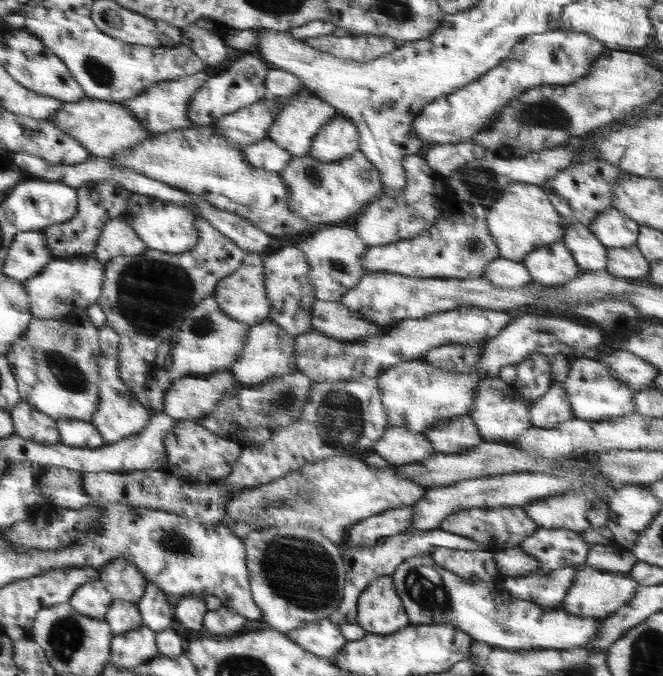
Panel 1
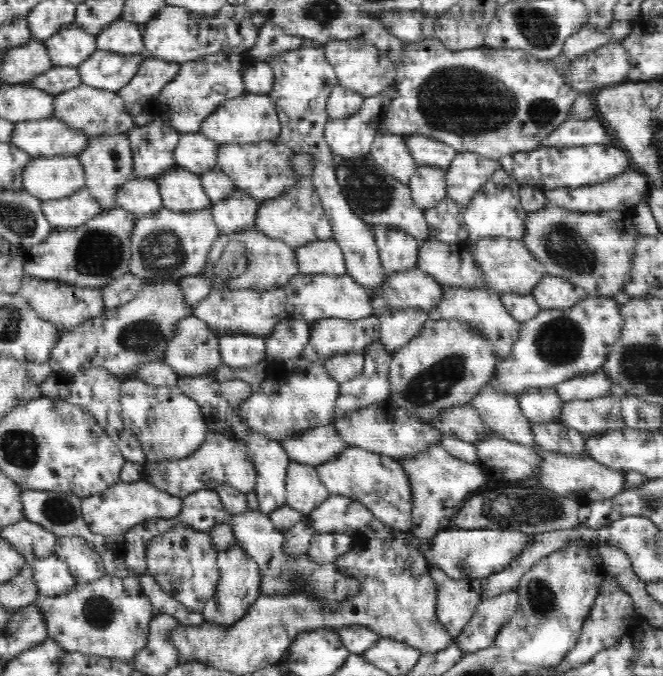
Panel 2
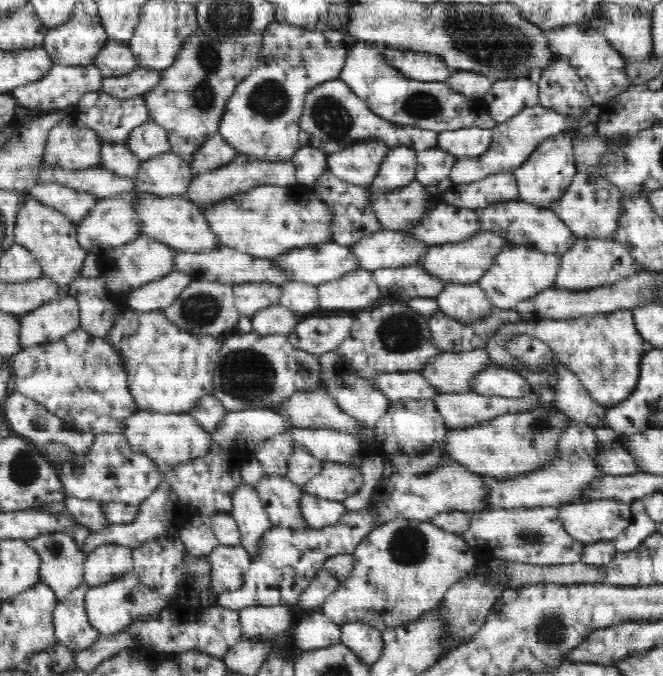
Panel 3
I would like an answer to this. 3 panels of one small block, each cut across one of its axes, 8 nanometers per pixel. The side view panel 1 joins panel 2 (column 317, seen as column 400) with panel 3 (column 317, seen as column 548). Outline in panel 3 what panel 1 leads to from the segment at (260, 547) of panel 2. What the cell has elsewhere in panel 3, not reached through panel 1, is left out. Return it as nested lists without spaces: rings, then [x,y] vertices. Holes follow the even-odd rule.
[[[312,610],[294,625],[292,639],[304,652],[327,648],[341,642],[341,628],[322,610]]]

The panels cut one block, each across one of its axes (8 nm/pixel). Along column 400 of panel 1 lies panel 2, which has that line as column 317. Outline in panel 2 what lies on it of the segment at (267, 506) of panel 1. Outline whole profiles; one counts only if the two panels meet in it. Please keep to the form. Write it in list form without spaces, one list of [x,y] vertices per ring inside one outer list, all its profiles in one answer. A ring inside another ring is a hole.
[[[294,462],[288,465],[285,478],[286,505],[304,515],[310,514],[331,494],[317,475],[315,466]]]

